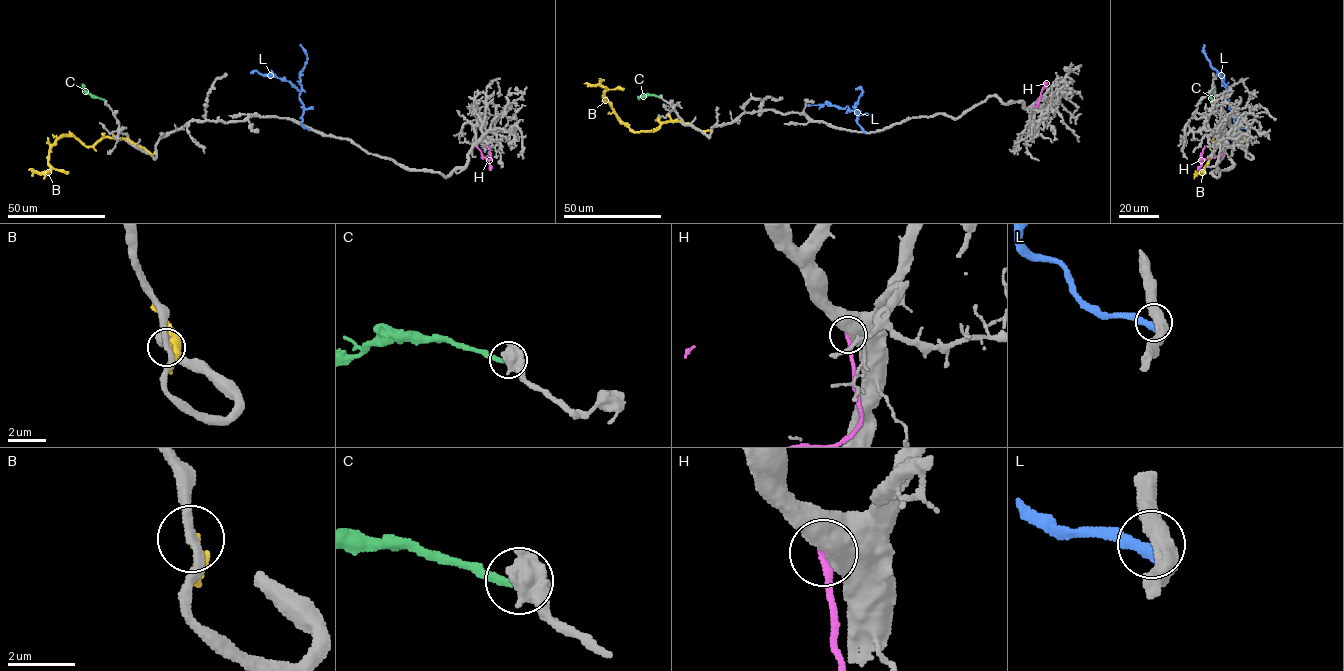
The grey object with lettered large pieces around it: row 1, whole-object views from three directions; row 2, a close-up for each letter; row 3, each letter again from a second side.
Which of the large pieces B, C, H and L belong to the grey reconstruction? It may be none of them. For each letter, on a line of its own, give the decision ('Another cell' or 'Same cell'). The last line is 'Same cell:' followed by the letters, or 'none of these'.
B: Another cell
C: Same cell
H: Another cell
L: Another cell
Same cell: C

